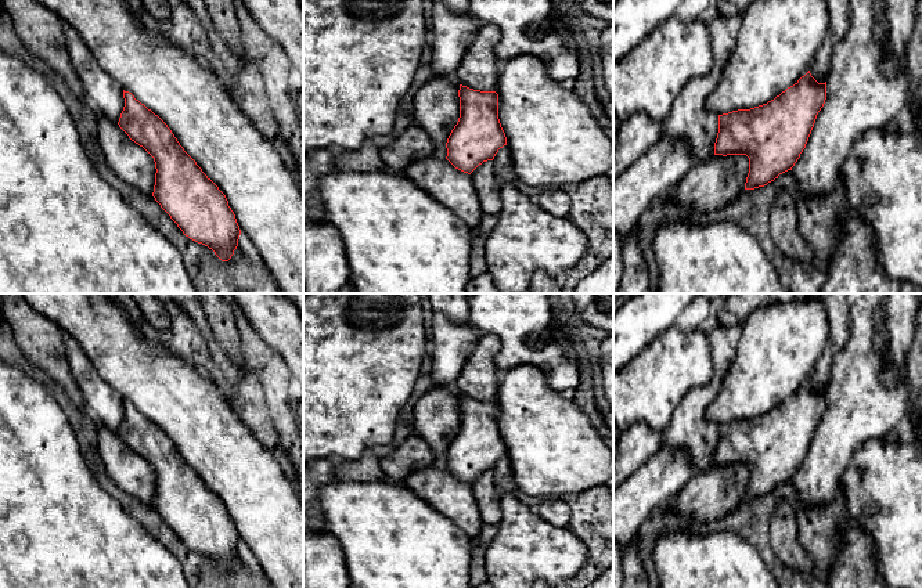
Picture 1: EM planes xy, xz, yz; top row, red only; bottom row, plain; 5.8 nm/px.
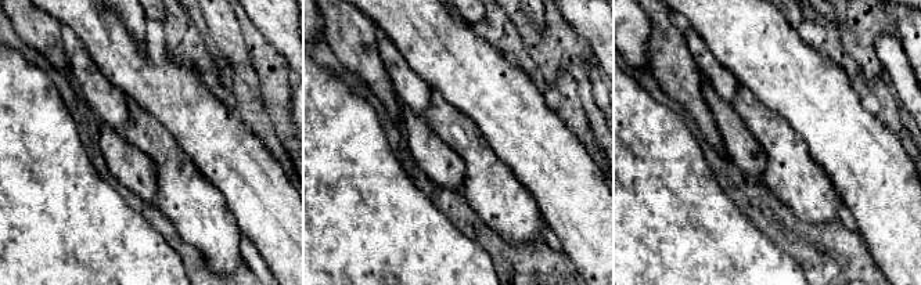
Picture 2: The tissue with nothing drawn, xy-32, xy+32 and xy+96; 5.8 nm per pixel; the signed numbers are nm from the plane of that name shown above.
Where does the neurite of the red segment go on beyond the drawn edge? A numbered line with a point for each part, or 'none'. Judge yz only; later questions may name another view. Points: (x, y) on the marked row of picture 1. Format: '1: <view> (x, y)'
none

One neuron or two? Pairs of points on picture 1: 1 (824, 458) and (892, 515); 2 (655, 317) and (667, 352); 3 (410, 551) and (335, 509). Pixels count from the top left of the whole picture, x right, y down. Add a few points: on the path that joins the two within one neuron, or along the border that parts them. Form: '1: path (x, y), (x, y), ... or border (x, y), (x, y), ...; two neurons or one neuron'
1: border (860, 446), (842, 475), (839, 487); two neurons
2: border (673, 324), (637, 354); two neurons
3: path (392, 540), (374, 522), (353, 511); one neuron

